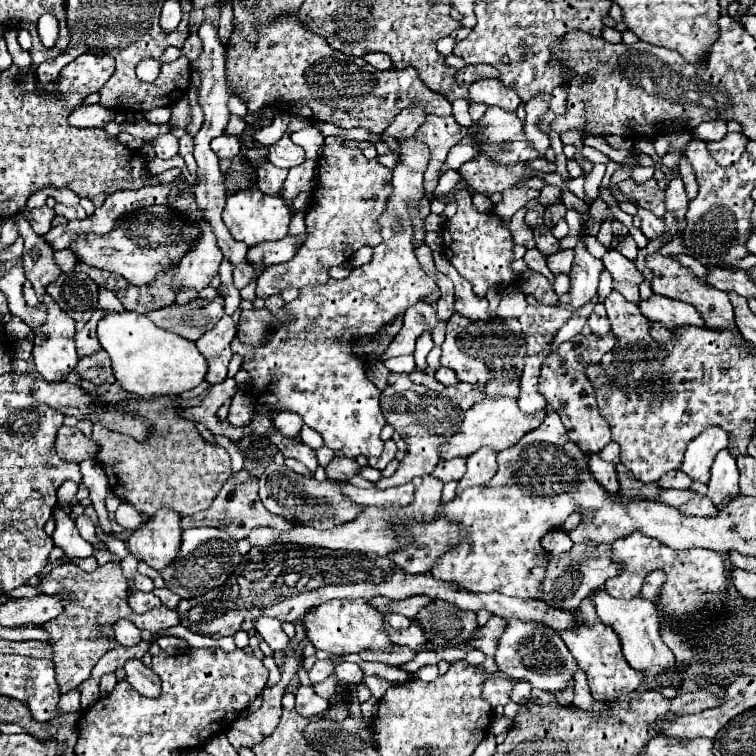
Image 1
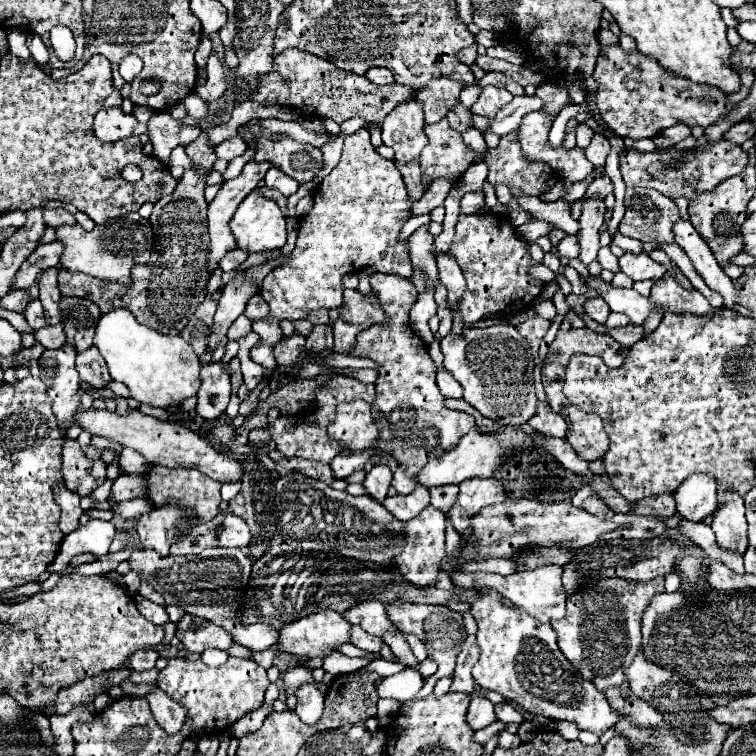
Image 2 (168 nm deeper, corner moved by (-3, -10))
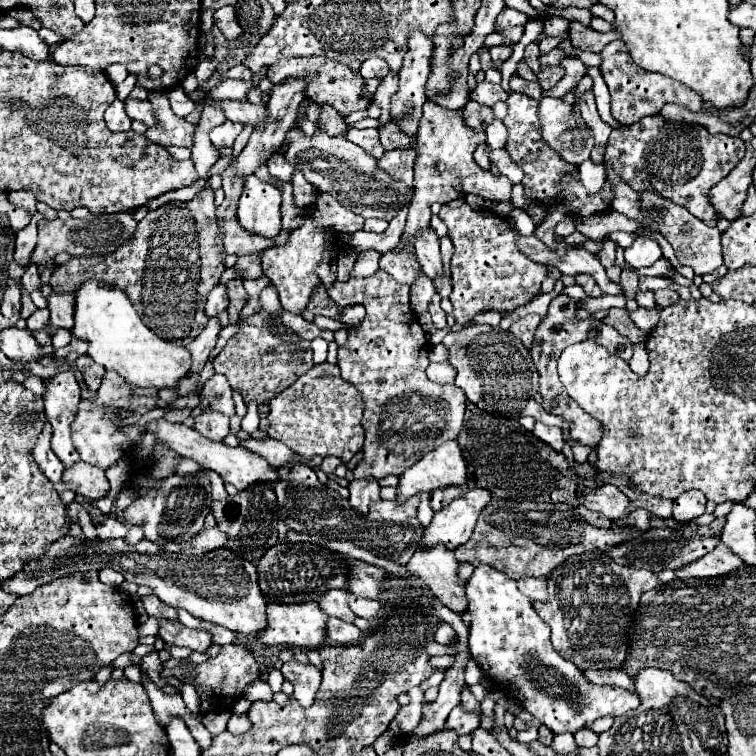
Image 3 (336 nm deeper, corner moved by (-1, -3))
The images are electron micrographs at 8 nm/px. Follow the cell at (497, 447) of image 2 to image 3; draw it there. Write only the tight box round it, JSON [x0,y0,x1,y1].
[398,439,466,501]

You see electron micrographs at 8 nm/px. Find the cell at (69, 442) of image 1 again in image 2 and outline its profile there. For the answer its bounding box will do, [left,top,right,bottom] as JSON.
[62,438,106,496]

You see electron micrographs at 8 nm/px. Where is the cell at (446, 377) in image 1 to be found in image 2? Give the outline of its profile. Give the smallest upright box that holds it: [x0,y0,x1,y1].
[436,368,462,398]

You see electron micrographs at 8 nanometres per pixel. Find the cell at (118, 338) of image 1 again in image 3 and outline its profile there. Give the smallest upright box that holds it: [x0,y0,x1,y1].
[72,279,192,389]

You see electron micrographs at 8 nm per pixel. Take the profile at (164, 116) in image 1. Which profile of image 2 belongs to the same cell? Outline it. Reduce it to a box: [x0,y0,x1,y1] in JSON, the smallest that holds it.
[94,106,146,142]

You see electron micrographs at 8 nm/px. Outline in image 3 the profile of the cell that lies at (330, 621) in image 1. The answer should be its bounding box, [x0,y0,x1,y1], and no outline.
[258,601,328,649]

